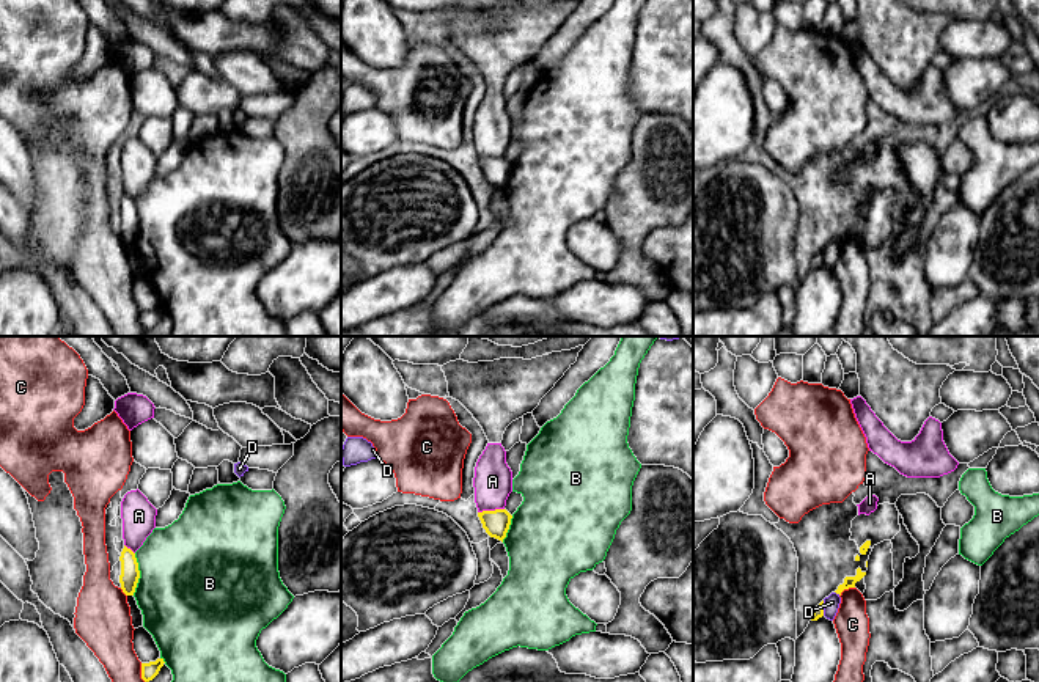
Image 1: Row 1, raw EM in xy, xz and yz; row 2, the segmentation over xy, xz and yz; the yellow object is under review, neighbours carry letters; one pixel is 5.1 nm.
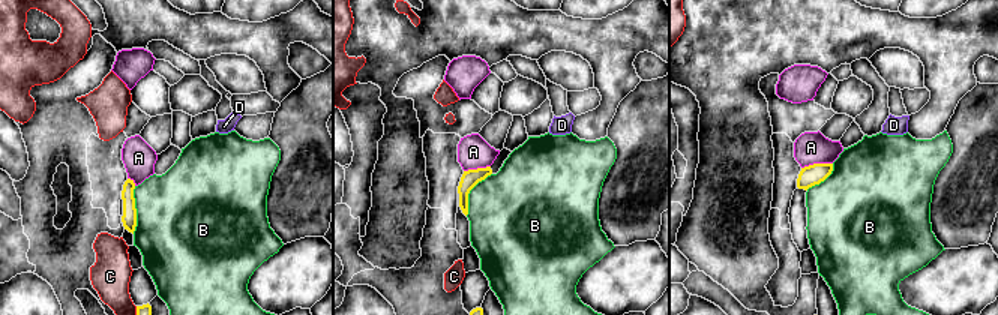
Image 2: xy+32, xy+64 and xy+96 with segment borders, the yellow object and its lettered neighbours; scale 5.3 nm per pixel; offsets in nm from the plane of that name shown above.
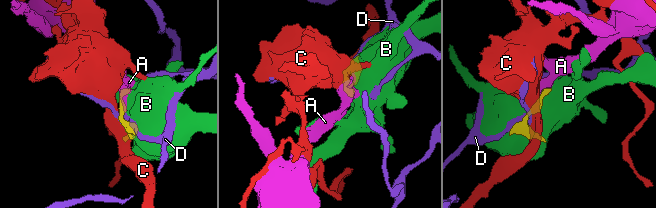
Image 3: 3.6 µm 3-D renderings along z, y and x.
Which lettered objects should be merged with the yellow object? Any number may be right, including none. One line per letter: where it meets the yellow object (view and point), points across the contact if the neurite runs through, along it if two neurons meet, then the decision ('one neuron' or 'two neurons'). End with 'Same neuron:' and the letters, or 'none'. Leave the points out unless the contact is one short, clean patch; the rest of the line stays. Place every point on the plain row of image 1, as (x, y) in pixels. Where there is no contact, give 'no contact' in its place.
A: contact xz (491, 159); two neurons
B: contact xy (139, 222); two neurons
C: contact yz (846, 236); two neurons
D: contact yz (822, 256); two neurons
Same neuron: none

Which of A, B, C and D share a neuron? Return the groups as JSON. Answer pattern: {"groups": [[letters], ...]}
{"groups": [["A"], ["B"], ["C"], ["D"]]}

